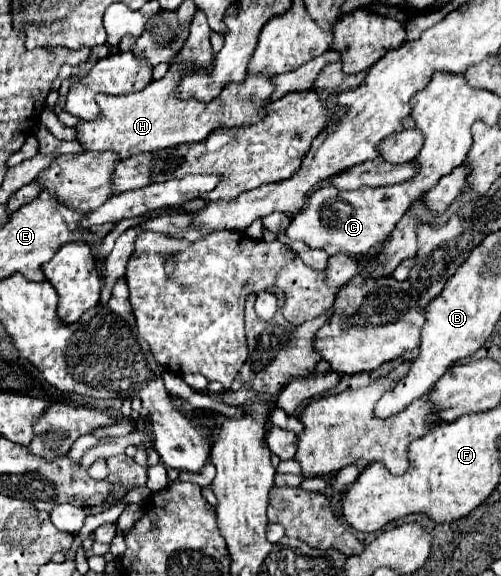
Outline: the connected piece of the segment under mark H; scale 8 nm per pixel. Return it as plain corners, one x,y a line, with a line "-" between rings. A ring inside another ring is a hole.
195,17
191,23
189,39
185,41
183,49
177,53
173,63
169,65
169,71
163,79
153,81
143,91
129,93
129,95
97,95
97,103
101,107
101,117
97,121
81,121
77,125
79,141
87,151
105,151
113,149
123,159
145,153
145,151
157,151
171,145
181,143
195,143
205,139
209,133
221,127
241,127
241,125
253,125
259,123
267,111
267,101
271,93
275,91
275,85
271,83
271,77
265,73
247,73
245,81
241,83
229,83
223,87
221,95
215,97
209,103
197,101
197,99
179,99
179,85
187,75
197,73
199,69
213,69
215,53
209,43
209,25
205,17

